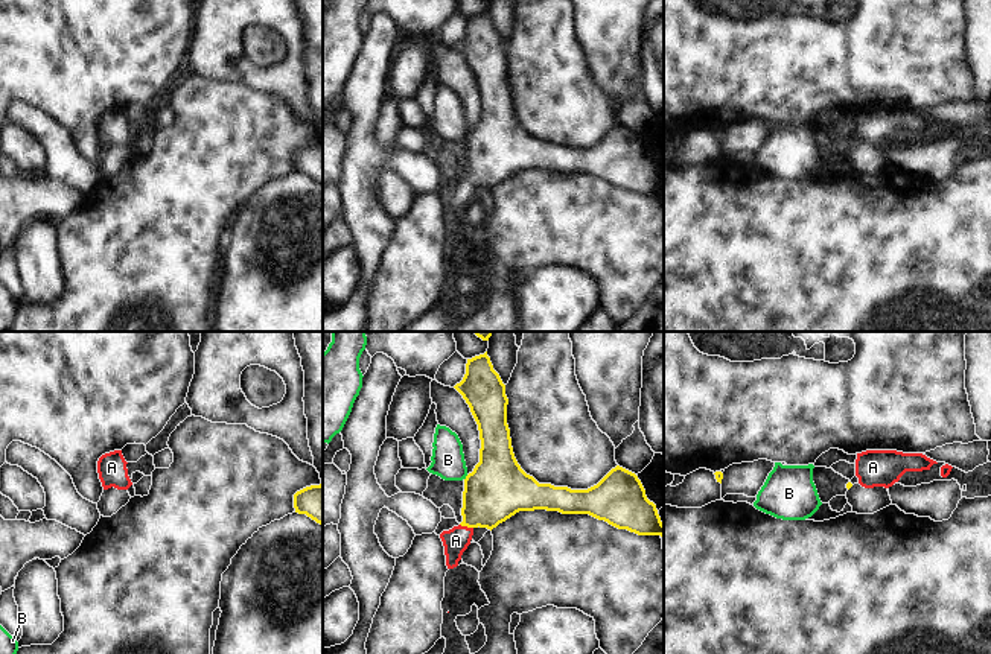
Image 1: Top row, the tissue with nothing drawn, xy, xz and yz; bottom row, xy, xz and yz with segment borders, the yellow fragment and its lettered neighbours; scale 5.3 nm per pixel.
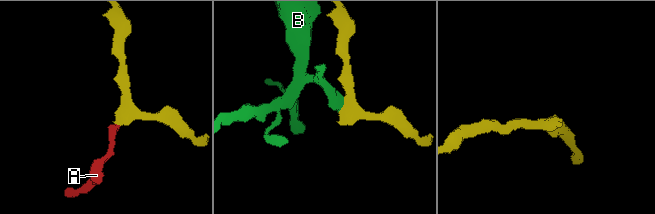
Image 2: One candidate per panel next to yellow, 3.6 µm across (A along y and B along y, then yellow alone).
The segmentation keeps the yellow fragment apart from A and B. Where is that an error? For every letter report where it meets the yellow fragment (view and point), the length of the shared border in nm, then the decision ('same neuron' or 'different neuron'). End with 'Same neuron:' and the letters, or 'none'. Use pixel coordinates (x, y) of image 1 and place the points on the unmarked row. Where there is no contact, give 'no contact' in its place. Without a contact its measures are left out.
A: contact xz (466, 184); length 80 nm; same neuron
B: contact xz (466, 137); length 40 nm; different neuron
Same neuron: A

